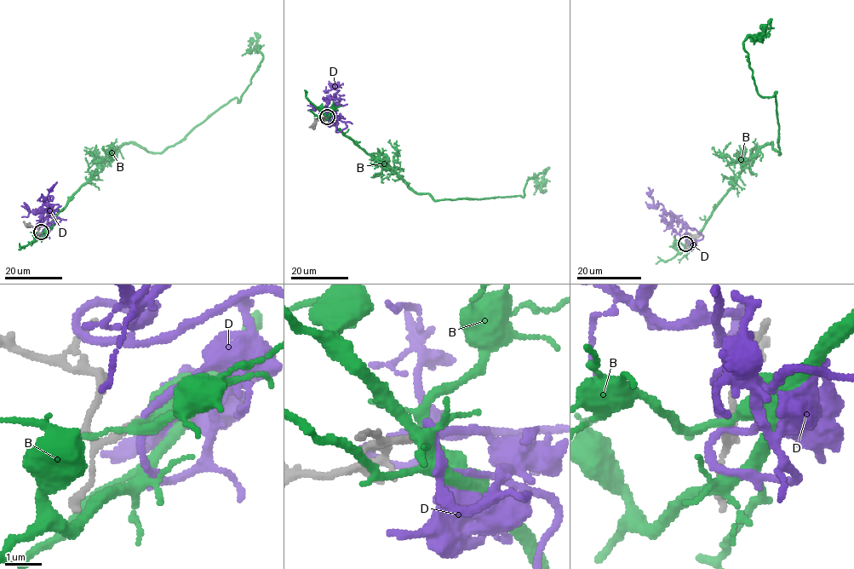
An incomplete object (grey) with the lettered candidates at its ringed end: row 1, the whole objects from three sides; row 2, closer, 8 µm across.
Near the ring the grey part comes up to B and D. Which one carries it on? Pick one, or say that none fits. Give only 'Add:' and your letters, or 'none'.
Add: D

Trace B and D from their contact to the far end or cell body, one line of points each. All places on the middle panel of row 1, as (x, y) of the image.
B: (328, 117), (417, 192), (427, 193), (435, 200), (523, 197), (526, 181), (548, 168), (540, 192)
D: (328, 117), (335, 118), (329, 117), (327, 112), (328, 96), (335, 97), (339, 91), (333, 89), (342, 83)

